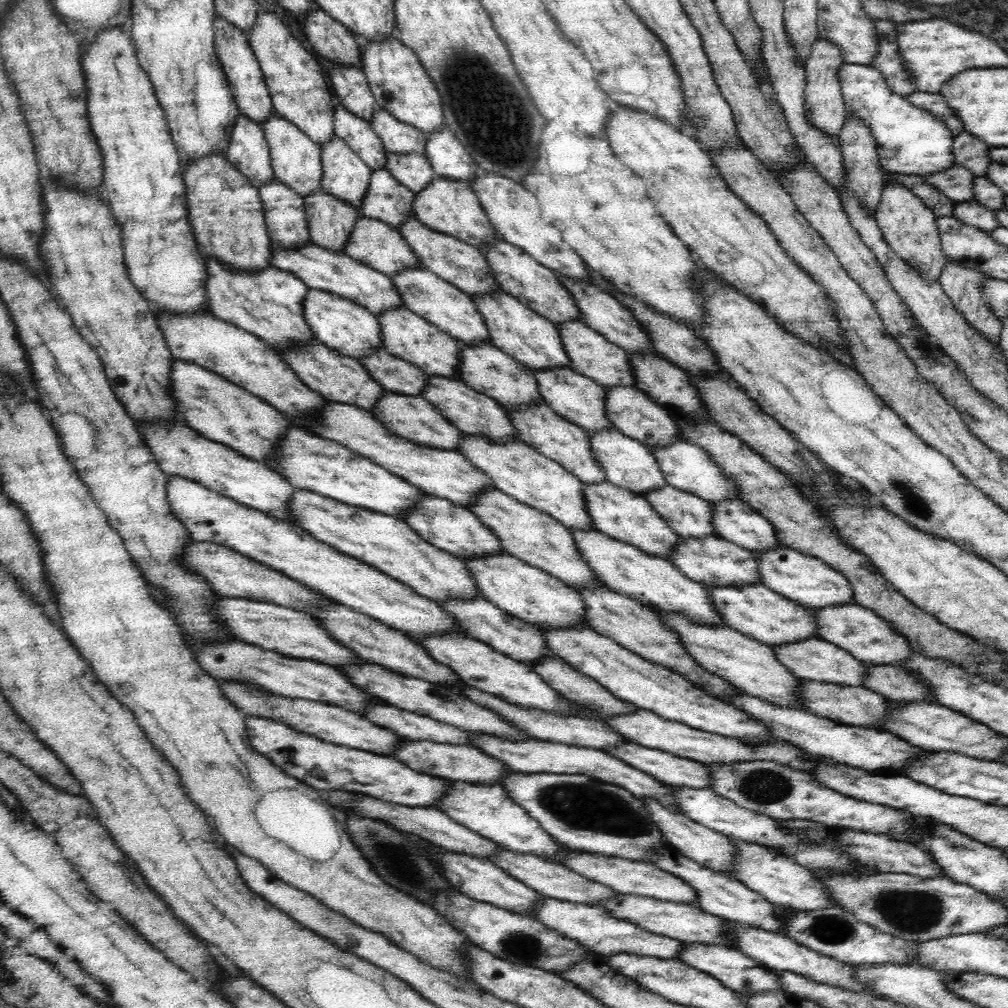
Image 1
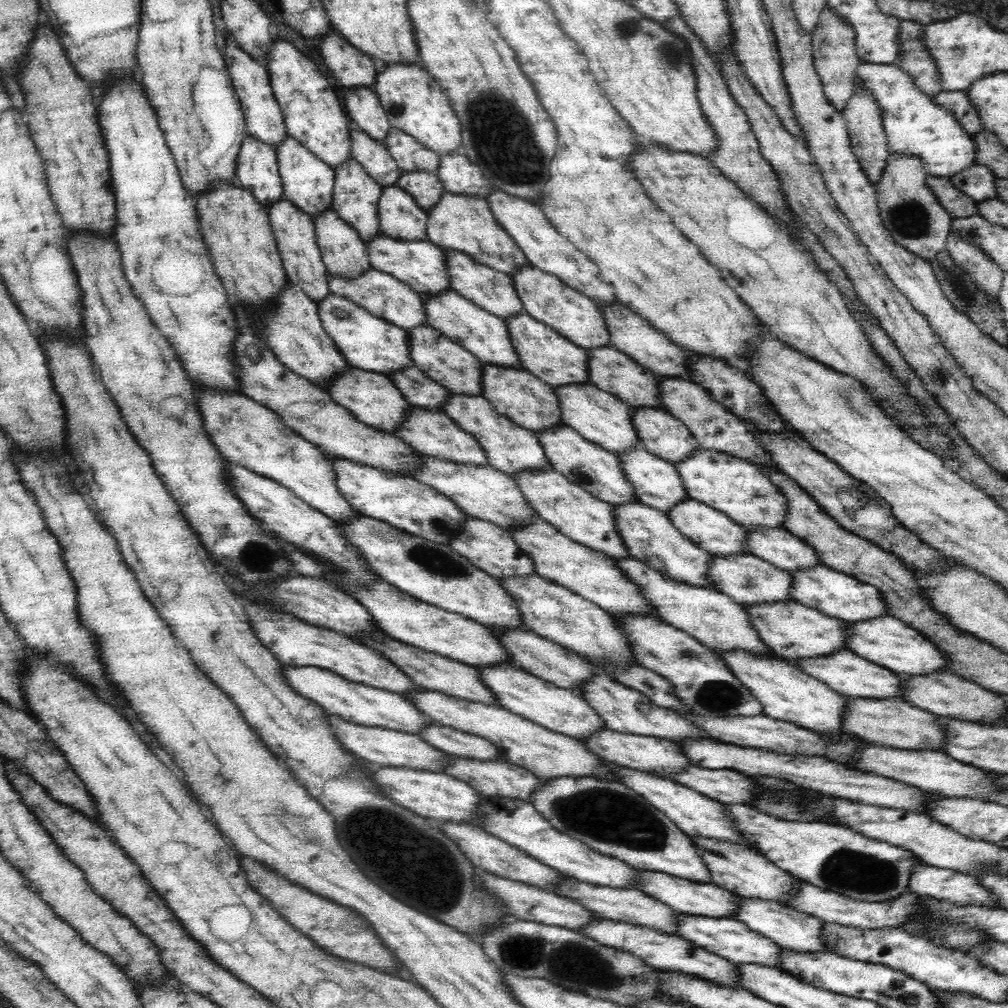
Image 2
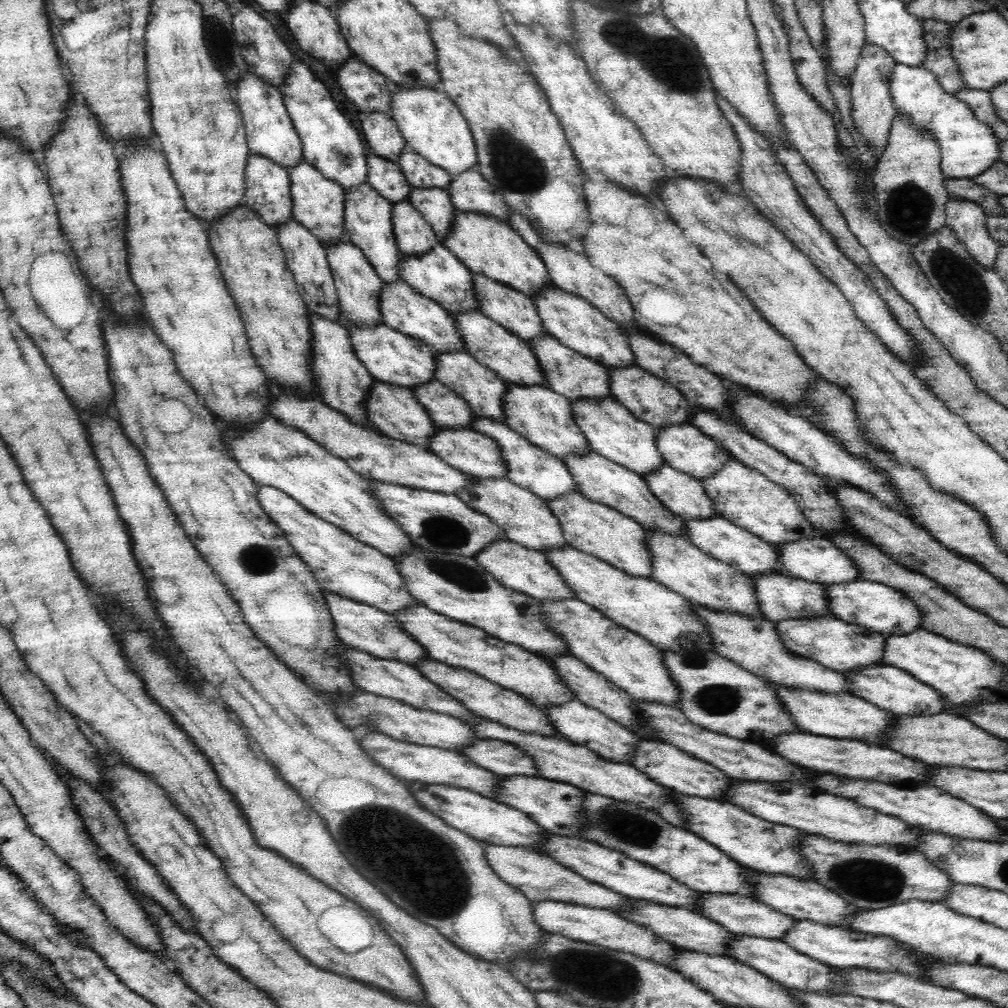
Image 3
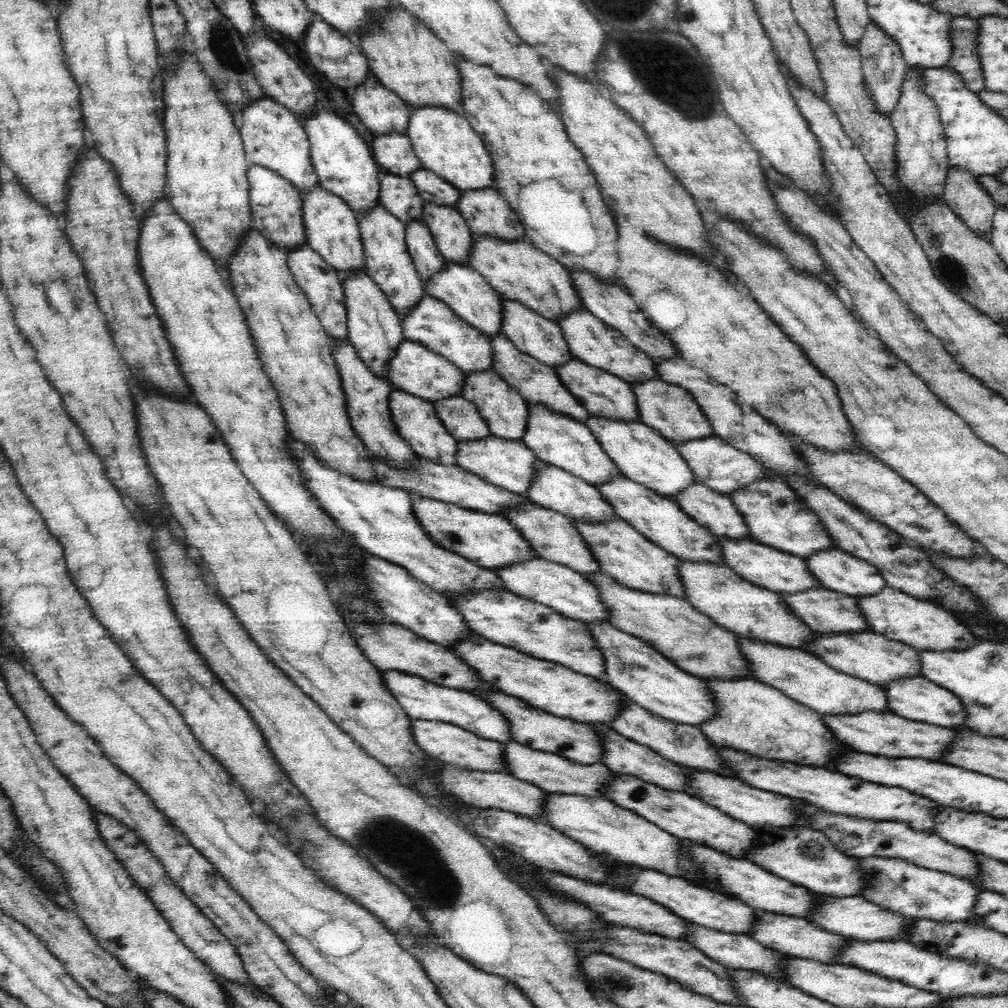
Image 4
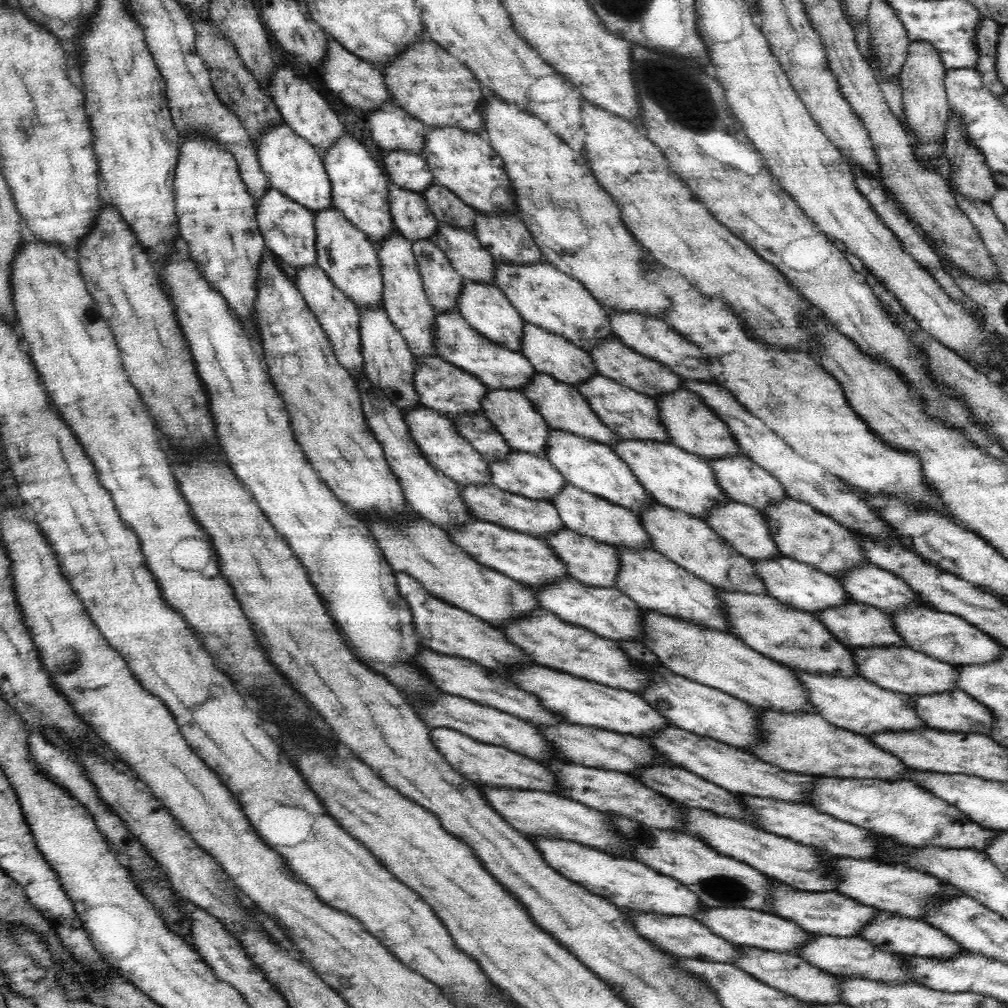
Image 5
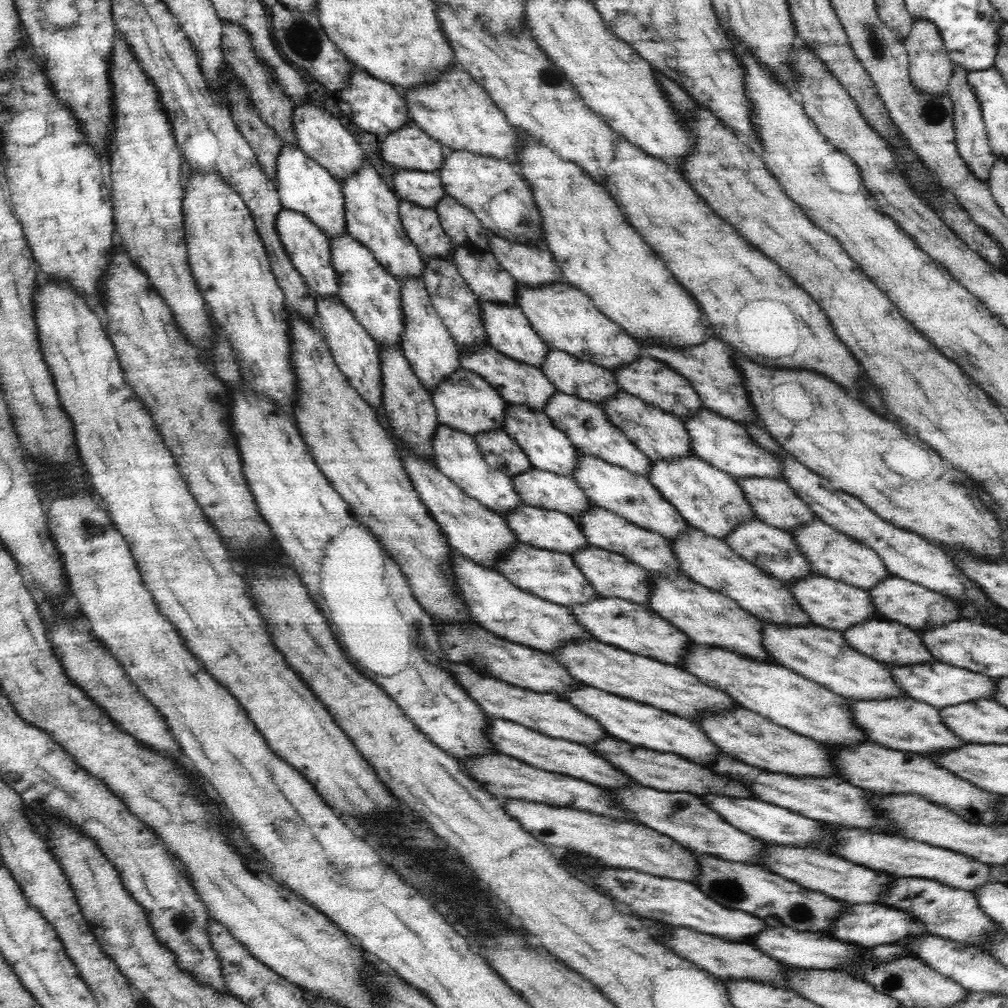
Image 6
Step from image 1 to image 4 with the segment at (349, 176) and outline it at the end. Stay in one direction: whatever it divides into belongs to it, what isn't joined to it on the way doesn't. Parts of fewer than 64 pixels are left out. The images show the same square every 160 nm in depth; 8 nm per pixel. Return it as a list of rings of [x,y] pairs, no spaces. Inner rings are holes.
[[[380,204],[376,205],[371,213],[358,216],[358,219],[366,273],[380,288],[401,322],[404,322],[404,318],[410,316],[416,310],[416,306],[420,306],[420,301],[425,296],[425,284],[421,282],[408,252],[404,223],[388,213]]]

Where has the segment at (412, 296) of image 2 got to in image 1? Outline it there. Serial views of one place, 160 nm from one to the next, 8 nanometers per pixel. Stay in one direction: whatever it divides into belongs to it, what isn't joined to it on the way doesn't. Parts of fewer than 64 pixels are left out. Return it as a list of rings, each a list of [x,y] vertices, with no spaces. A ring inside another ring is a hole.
[[[312,242],[299,249],[280,249],[272,244],[271,253],[272,267],[295,274],[300,278],[300,281],[304,281],[308,289],[320,290],[334,294],[336,297],[348,299],[366,308],[376,317],[382,316],[386,312],[405,309],[404,300],[400,291],[396,289],[393,279],[390,279],[387,274],[382,274],[379,270],[359,263],[344,253],[334,253],[334,251],[320,248]]]

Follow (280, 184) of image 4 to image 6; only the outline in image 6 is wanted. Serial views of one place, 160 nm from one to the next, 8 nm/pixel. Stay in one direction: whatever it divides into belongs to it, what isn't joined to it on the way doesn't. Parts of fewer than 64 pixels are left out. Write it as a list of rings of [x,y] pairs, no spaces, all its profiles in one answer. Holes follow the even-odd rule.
[[[282,209],[275,220],[275,228],[279,234],[279,240],[283,242],[284,248],[291,258],[292,264],[304,278],[306,285],[321,298],[341,300],[340,283],[338,283],[337,272],[331,263],[331,240],[303,214],[288,209]]]

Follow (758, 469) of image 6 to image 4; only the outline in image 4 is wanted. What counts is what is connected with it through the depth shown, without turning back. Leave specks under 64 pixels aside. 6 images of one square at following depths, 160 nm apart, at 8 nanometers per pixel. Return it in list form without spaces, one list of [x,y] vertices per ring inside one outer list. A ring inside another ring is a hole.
[[[662,379],[632,385],[638,409],[641,410],[641,423],[660,433],[675,446],[715,436],[712,423],[704,415],[695,398],[684,388],[672,385]]]

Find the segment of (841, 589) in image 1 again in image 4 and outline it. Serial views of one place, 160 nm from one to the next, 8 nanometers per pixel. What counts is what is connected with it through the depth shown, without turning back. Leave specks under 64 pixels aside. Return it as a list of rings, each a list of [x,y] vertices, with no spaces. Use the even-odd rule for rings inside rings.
[[[886,587],[881,593],[871,597],[860,597],[857,601],[874,633],[896,642],[903,642],[917,651],[968,650],[980,643],[979,638],[952,612],[934,602],[914,598],[898,589]]]

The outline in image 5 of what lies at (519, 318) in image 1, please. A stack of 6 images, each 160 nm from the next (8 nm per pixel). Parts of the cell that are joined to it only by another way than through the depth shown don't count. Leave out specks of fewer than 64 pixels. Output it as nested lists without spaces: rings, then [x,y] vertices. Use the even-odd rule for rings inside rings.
[[[596,375],[591,381],[578,385],[577,389],[580,394],[584,395],[584,398],[587,398],[589,405],[598,415],[600,421],[620,435],[622,439],[670,443],[668,433],[664,429],[664,423],[660,419],[657,401],[654,398],[640,394],[602,375]]]

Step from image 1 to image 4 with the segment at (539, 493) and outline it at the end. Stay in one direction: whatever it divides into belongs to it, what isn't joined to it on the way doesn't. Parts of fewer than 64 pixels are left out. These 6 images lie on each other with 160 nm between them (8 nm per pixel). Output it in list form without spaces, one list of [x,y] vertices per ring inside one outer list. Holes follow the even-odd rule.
[[[618,517],[607,523],[600,523],[599,525],[590,525],[584,521],[580,521],[575,523],[575,527],[579,530],[592,554],[595,555],[596,561],[600,563],[601,571],[605,575],[612,577],[612,581],[616,581],[616,583],[630,590],[636,590],[646,594],[668,595],[688,601],[679,573],[680,562],[673,554],[648,541],[643,534],[634,530],[625,520]]]

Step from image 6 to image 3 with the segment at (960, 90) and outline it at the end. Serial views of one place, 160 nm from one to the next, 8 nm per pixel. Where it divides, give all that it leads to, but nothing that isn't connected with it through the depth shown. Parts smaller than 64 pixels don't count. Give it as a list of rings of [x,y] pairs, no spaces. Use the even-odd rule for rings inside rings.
[[[949,197],[945,204],[947,227],[982,266],[994,266],[997,244],[987,229],[987,214],[978,202]]]

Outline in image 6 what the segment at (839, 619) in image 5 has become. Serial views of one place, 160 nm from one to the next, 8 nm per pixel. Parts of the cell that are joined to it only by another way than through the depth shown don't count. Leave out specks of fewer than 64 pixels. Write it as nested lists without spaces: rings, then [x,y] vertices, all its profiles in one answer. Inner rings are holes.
[[[872,619],[843,632],[846,642],[860,654],[884,663],[888,667],[936,663],[933,654],[923,643],[920,633],[896,621]]]

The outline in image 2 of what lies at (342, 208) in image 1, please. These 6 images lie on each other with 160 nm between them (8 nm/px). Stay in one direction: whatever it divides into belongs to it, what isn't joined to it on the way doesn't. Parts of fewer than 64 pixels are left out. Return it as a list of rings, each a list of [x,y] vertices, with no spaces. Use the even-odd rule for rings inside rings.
[[[333,209],[327,210],[323,215],[318,215],[313,223],[328,277],[356,280],[372,269],[365,242],[356,233],[356,230],[336,215]]]

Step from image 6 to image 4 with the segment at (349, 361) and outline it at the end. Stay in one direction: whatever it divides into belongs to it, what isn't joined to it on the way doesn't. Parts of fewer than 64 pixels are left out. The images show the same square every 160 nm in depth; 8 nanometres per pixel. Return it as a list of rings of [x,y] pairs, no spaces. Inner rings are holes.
[[[307,244],[287,254],[287,265],[292,271],[296,285],[309,301],[311,308],[320,320],[321,325],[332,341],[349,340],[348,311],[346,311],[346,296],[343,280],[332,266],[326,264],[320,255],[316,254]]]

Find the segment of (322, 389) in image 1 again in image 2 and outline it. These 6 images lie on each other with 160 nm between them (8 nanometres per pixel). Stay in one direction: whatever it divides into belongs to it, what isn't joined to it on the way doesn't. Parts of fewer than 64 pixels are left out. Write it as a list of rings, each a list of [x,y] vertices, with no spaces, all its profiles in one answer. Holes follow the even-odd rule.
[[[352,366],[329,384],[329,395],[340,406],[348,409],[356,421],[388,434],[395,434],[396,430],[404,426],[408,418],[407,410],[413,408],[388,376],[358,370]]]

